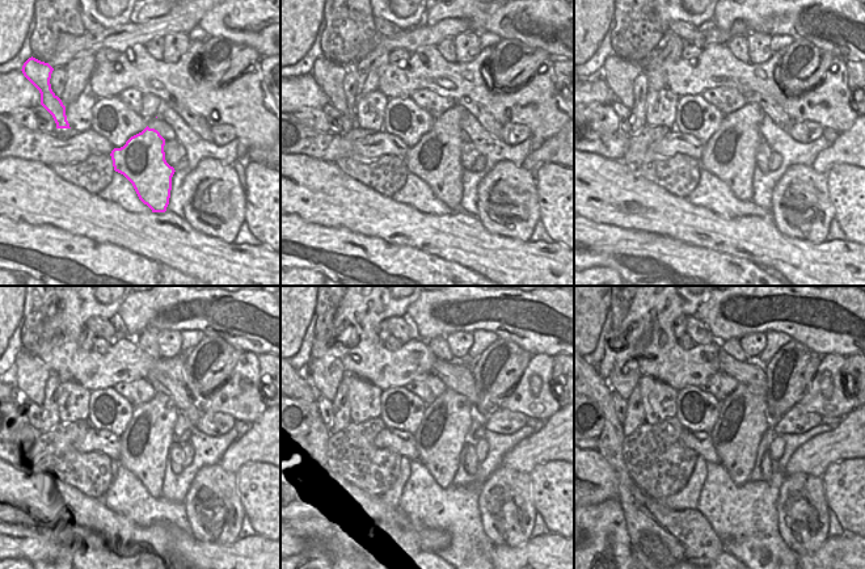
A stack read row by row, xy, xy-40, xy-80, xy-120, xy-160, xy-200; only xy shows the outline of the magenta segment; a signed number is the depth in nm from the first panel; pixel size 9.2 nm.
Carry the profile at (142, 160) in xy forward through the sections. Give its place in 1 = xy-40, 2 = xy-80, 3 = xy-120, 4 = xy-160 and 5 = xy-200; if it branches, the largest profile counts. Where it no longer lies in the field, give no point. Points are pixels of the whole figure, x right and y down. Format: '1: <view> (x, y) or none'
1: xy-40 (435, 159)
2: xy-80 (730, 154)
3: xy-120 (146, 442)
4: xy-160 (443, 433)
5: xy-200 (743, 420)

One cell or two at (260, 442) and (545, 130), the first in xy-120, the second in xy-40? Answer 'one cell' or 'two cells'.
two cells

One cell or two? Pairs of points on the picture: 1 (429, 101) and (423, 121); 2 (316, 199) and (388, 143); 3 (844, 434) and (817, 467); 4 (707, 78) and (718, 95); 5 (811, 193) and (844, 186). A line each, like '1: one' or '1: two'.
1: two
2: two
3: one
4: two
5: two

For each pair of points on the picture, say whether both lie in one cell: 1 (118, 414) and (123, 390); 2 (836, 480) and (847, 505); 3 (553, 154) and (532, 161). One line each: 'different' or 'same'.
1: different
2: same
3: same

